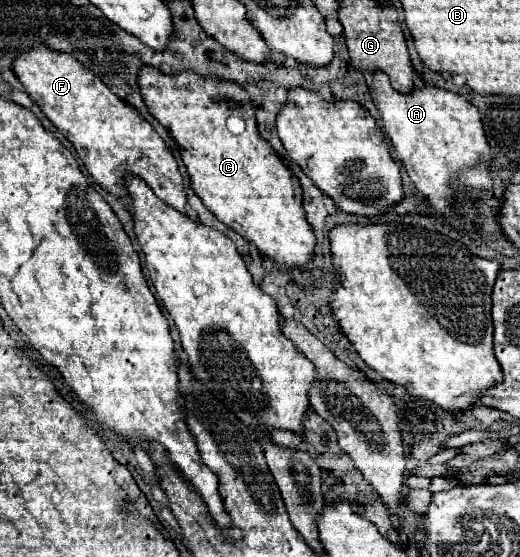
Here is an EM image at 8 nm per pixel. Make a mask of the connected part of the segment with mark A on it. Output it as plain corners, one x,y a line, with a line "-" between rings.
384,72
370,76
372,100
380,112
384,130
404,164
410,180
428,198
430,206
456,216
452,208
450,184
466,184
474,188
492,188
490,176
490,146
476,106
466,98
422,82
410,94
400,94
390,86

